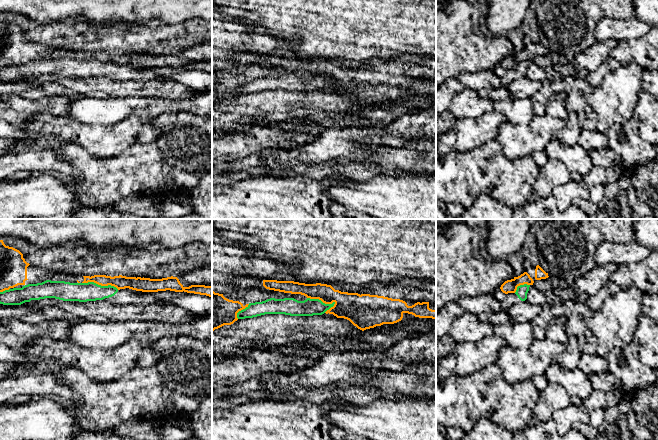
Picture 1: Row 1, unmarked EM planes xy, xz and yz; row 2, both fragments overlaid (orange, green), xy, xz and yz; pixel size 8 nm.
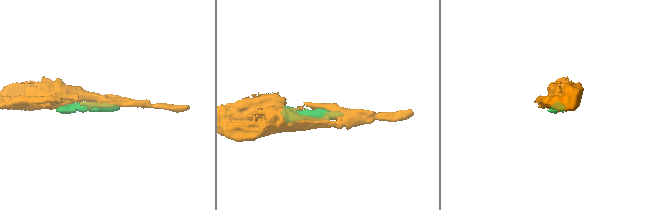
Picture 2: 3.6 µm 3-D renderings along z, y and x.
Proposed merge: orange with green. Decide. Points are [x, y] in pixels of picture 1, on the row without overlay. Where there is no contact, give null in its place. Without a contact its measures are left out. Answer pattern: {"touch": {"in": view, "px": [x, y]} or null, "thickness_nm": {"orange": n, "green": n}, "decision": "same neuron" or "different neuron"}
{"touch": {"in": "xz", "px": [321, 76]}, "thickness_nm": {"orange": 220, "green": 140}, "decision": "different neuron"}

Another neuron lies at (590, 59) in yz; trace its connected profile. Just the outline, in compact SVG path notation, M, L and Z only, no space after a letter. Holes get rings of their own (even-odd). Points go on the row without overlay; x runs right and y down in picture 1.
M615 40L596 42L585 51L577 54L569 66L573 71L577 68L584 68L593 72L610 57L611 50L616 44Z

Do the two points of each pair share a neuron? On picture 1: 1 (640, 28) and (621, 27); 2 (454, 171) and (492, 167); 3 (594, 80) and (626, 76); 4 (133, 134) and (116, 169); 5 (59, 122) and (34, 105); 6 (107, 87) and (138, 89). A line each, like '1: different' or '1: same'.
1: same
2: same
3: different
4: different
5: different
6: same

